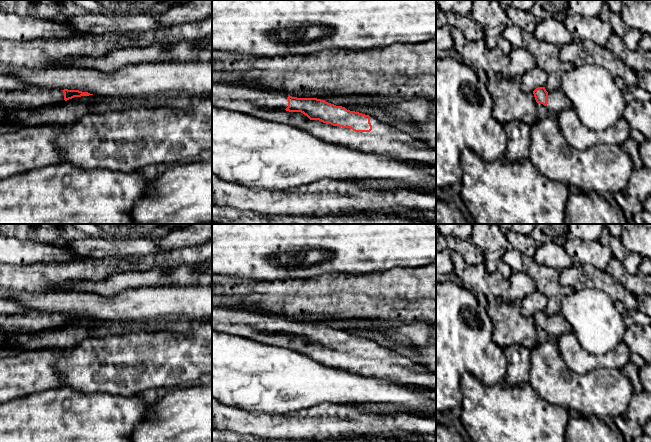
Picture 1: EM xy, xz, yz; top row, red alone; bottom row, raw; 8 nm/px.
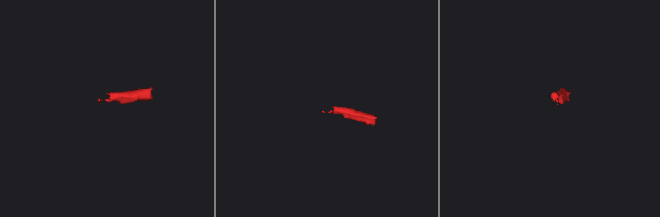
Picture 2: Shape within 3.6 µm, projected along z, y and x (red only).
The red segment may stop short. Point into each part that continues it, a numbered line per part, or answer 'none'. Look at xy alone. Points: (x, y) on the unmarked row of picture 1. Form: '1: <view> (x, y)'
1: xy (32, 321)

